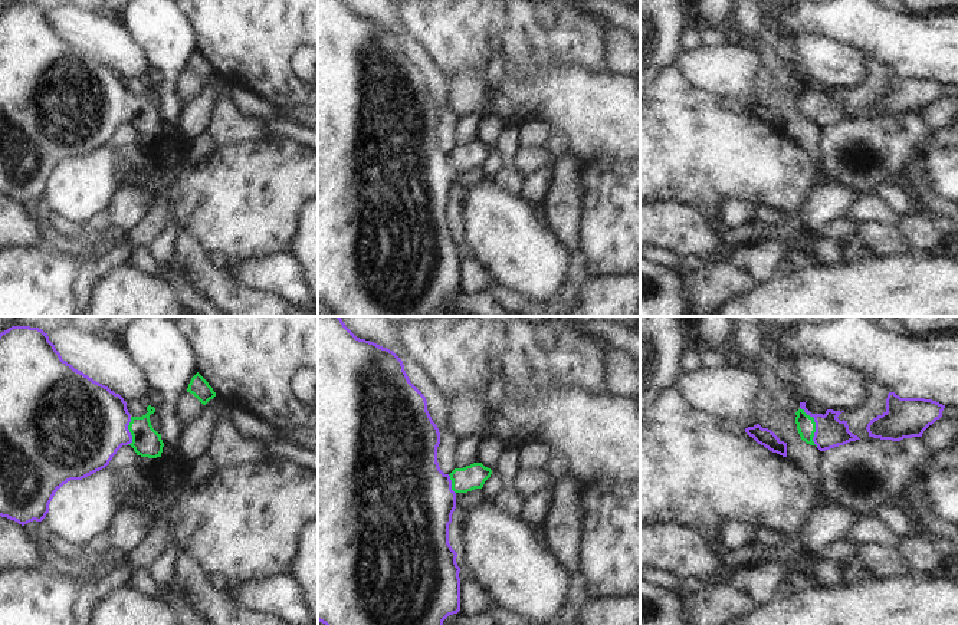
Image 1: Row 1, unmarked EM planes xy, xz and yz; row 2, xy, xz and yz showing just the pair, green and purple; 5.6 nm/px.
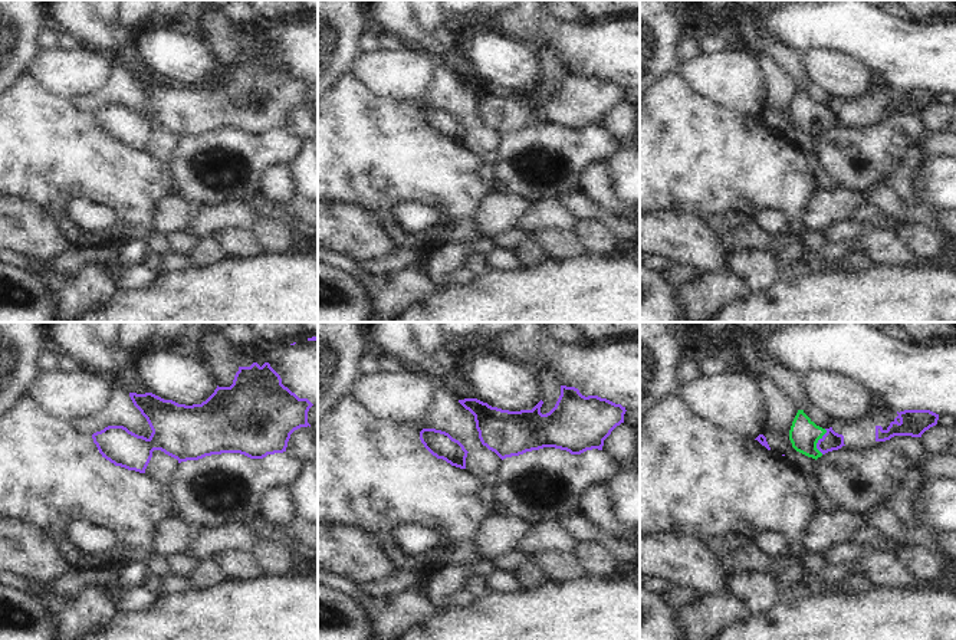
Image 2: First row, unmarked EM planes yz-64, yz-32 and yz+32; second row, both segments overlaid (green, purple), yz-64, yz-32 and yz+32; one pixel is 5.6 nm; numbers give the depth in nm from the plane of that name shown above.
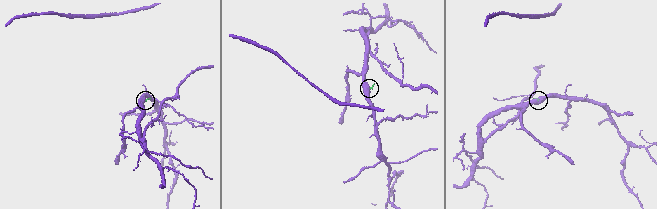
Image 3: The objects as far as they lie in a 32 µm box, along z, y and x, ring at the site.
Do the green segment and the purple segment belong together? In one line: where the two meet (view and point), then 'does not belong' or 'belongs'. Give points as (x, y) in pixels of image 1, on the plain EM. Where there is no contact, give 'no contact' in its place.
yz (814, 104) | belongs

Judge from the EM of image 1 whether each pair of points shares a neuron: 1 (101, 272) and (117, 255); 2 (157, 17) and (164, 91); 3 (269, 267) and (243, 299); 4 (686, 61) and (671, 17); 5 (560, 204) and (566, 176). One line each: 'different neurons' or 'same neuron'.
1: same neuron
2: same neuron
3: different neurons
4: different neurons
5: same neuron

